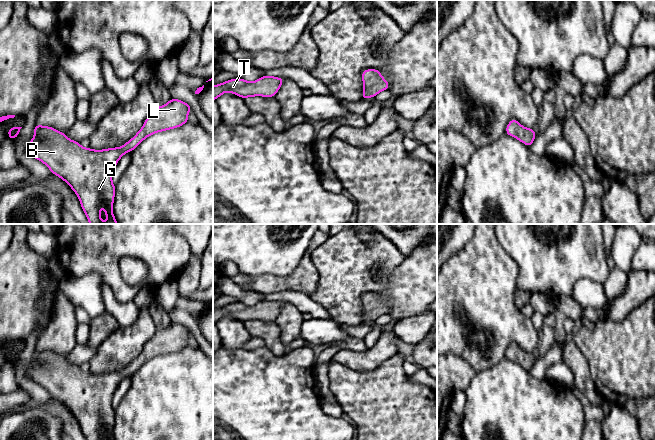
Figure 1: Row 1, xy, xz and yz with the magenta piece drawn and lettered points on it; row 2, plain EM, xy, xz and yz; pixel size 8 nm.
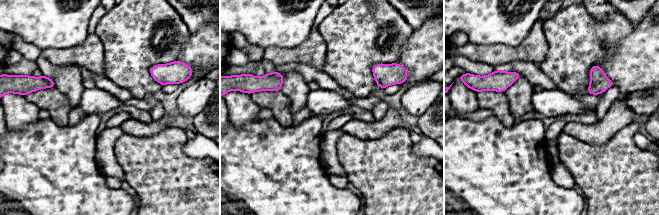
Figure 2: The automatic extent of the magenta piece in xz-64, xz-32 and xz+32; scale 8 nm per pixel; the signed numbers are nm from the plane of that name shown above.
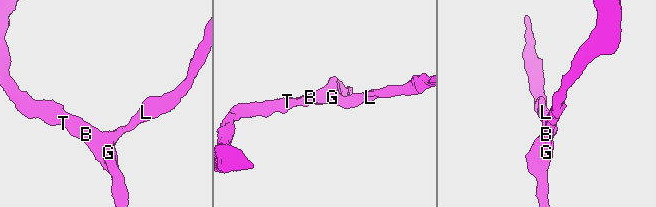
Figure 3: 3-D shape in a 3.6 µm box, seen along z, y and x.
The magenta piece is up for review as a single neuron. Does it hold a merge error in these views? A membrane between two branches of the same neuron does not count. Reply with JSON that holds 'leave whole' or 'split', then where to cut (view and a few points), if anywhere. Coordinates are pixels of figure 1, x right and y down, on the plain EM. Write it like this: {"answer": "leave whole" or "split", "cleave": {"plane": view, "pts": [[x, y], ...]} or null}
{"answer": "leave whole", "cleave": null}

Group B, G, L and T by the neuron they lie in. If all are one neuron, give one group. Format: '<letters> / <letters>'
B G L T

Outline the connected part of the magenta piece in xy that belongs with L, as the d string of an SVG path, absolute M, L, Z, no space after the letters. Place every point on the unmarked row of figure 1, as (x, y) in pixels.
M171 322L167 328L155 333L145 344L142 353L127 367L104 374L84 372L63 356L35 349L34 362L26 368L25 375L70 409L86 440L100 440L102 428L106 439L113 440L115 409L112 398L119 383L148 360L188 346L190 334L189 328Z

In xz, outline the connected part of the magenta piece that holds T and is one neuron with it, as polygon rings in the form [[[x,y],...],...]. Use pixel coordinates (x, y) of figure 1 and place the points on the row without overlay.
[[[262,300],[254,306],[248,306],[241,302],[228,304],[219,309],[213,309],[213,324],[225,316],[233,317],[244,323],[254,320],[274,321],[283,305],[283,302],[274,300]]]

